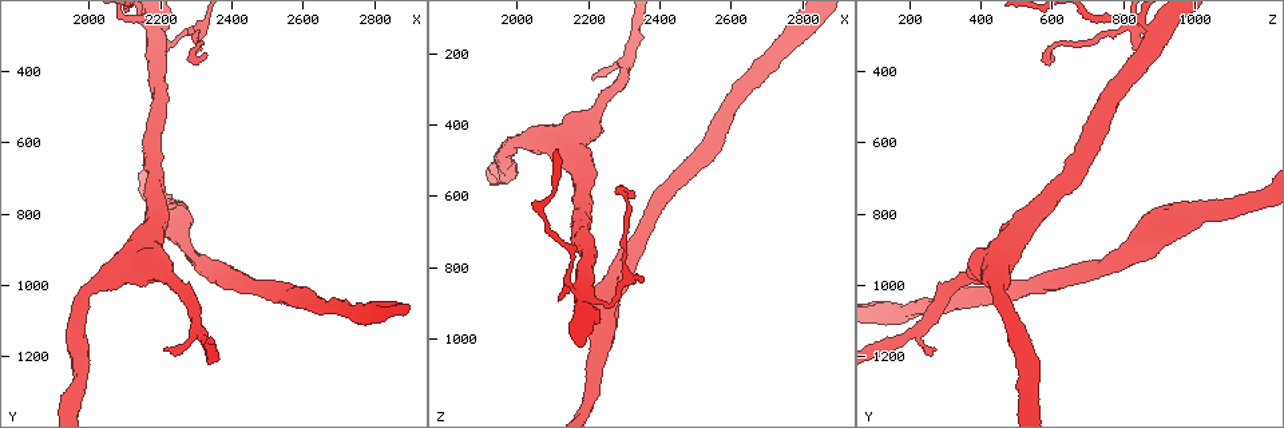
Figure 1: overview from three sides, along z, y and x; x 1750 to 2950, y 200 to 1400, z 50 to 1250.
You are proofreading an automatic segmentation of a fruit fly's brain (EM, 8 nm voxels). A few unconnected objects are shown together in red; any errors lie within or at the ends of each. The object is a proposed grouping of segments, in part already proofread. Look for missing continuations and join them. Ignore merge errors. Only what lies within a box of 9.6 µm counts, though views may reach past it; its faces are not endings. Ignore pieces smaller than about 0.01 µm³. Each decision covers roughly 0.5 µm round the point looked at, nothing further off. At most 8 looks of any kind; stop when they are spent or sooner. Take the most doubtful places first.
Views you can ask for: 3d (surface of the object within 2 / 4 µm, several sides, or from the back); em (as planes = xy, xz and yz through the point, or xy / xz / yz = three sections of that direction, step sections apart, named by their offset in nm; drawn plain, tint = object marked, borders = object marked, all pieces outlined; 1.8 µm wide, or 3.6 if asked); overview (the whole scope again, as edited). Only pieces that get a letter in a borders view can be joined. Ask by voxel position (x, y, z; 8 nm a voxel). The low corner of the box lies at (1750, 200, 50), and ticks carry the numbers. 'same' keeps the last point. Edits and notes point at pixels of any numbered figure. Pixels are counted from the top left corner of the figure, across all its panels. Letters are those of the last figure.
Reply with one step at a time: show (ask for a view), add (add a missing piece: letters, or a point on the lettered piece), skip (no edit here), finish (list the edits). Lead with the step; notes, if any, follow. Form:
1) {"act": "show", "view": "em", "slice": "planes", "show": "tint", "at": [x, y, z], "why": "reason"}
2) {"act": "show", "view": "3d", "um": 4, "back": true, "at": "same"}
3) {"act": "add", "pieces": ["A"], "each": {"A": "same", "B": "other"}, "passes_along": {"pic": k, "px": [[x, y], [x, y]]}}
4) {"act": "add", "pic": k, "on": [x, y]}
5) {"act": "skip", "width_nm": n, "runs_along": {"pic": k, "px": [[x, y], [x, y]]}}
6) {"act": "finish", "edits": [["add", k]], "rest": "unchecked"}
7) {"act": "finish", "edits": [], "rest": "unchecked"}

{"act": "show", "view": "3d", "um": 2, "at": [2330, 370, 610], "why": "free end"}

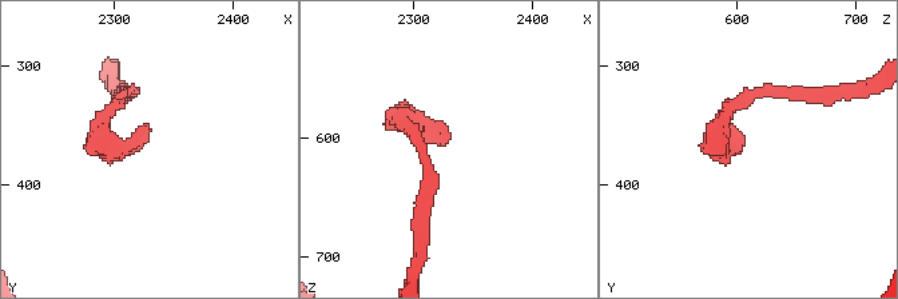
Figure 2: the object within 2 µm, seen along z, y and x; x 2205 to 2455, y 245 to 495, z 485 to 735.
{"act": "show", "view": "em", "slice": "planes", "show": "tint", "at": [2328, 366, 606], "why": "now the EM"}

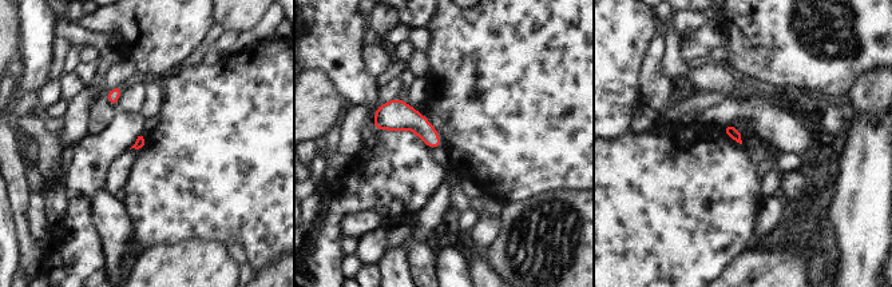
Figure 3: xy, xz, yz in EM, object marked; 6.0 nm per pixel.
{"act": "show", "view": "em", "slice": "planes", "show": "borders", "at": "same", "why": "what lies round it"}

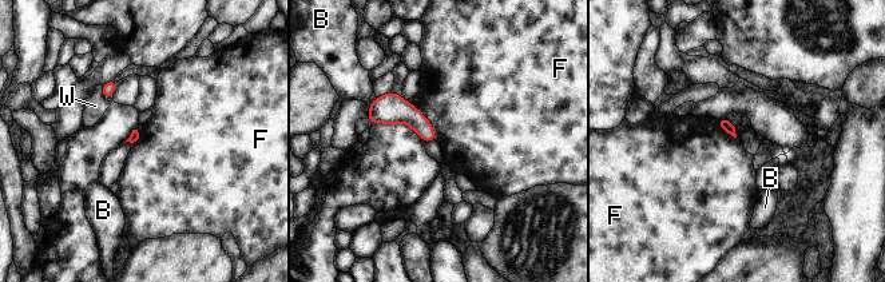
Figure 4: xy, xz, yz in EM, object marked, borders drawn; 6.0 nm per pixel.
{"act": "skip", "longest_contact_nm": ["F", 240], "each": {"B": "other", "F": "other", "W": "other"}, "found": "none of them fits"}

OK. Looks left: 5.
{"act": "show", "view": "3d", "um": 2, "at": [2220, 1180, 270], "why": "thin end"}

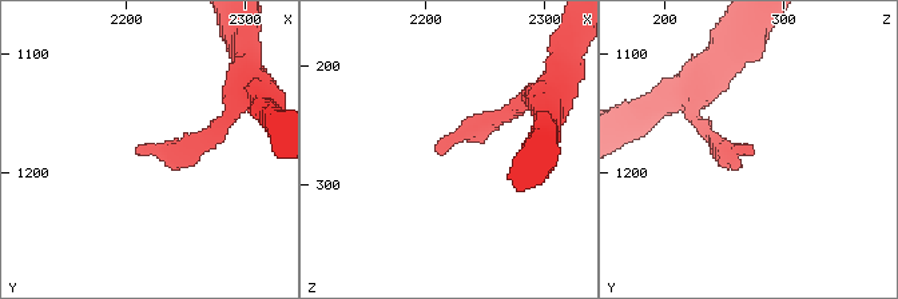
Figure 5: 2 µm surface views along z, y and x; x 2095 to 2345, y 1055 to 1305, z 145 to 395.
{"act": "show", "view": "em", "um": 3.6, "slice": "xz", "step": 8, "show": "tint", "at": [2216, 1188, 268], "why": "need the tissue"}

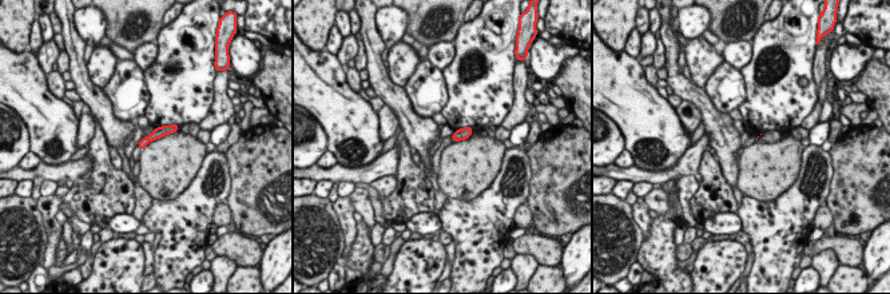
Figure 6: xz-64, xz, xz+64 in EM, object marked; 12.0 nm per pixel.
{"act": "show", "view": "em", "um": 3.6, "slice": "planes", "show": "borders", "at": "same"}

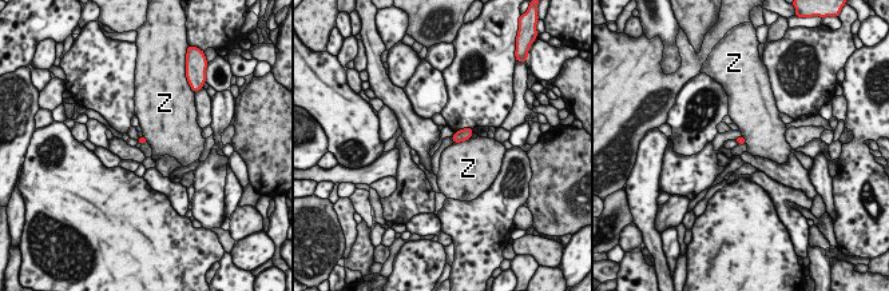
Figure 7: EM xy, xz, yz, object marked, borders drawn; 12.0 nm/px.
{"act": "skip", "each": {"Z": "other"}, "border": {"pic": 7, "px": [[468, 138], [455, 143]]}, "found": "no lettered piece goes on from it"}

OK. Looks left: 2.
{"act": "show", "view": "em", "slice": "planes", "show": "tint", "at": [2300, 920, 860], "why": "stops while still wide"}

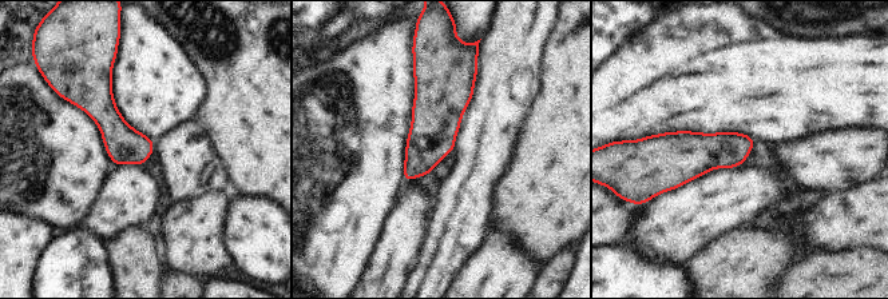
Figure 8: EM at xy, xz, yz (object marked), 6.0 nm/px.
{"act": "show", "view": "em", "slice": "planes", "show": "borders", "at": "same"}

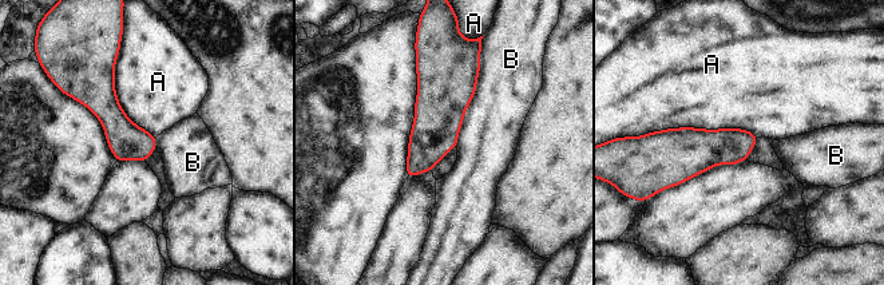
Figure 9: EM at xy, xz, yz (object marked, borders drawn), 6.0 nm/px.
{"act": "skip", "each": {"A": "other", "B": "other"}, "border": {"pic": 9, "px": [[480, 60], [476, 91], [455, 146]]}, "found": "no lettered piece goes on from it"}

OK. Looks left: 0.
{"act": "finish", "edits": [], "rest": "unchecked"}

